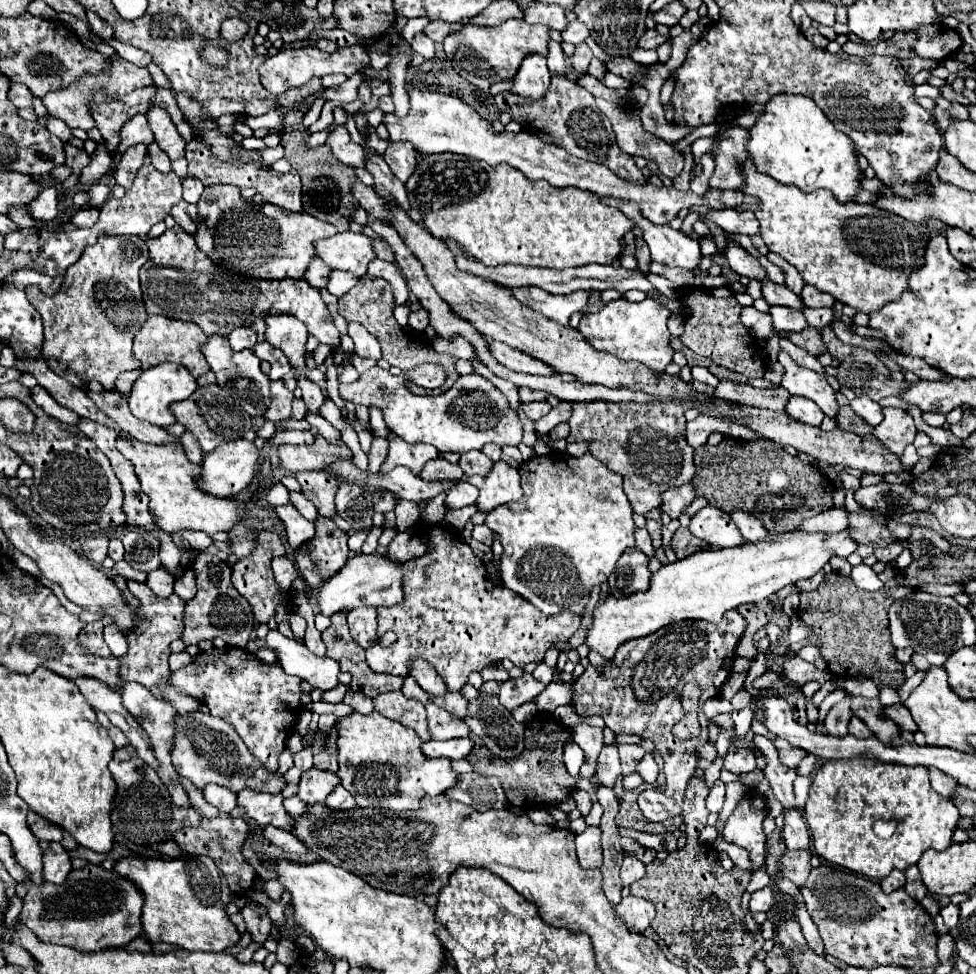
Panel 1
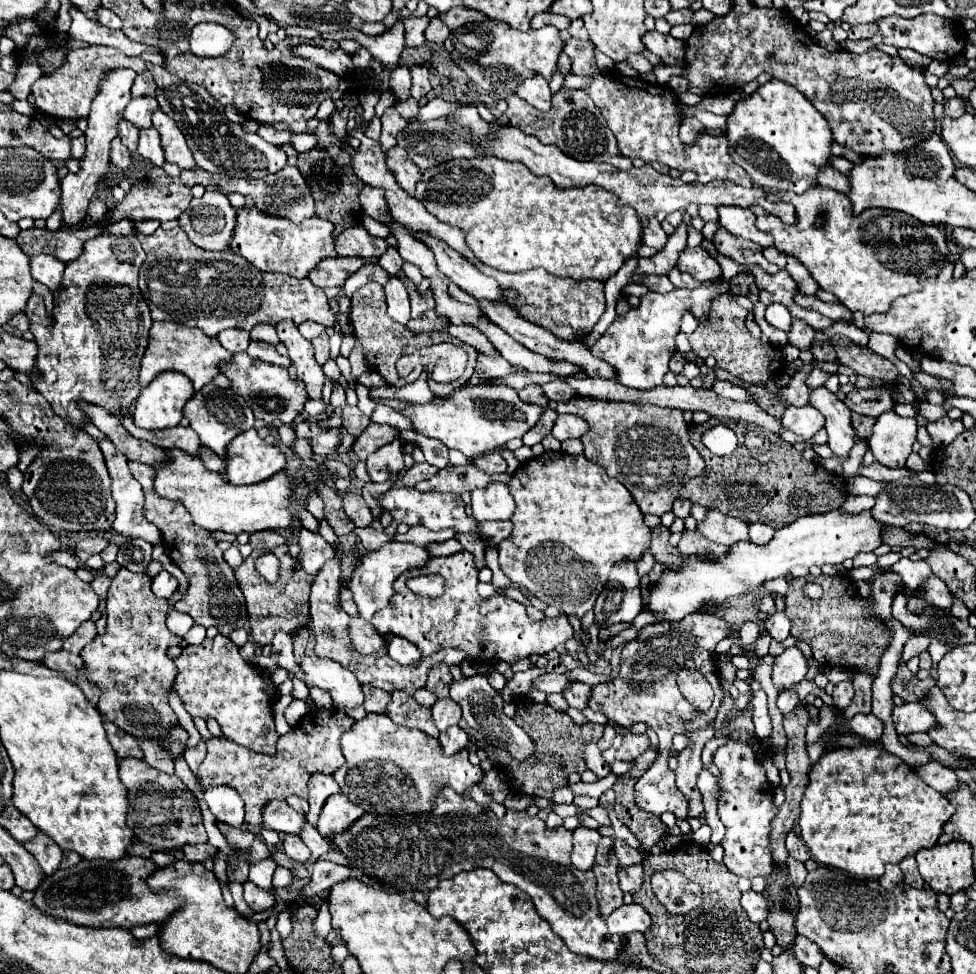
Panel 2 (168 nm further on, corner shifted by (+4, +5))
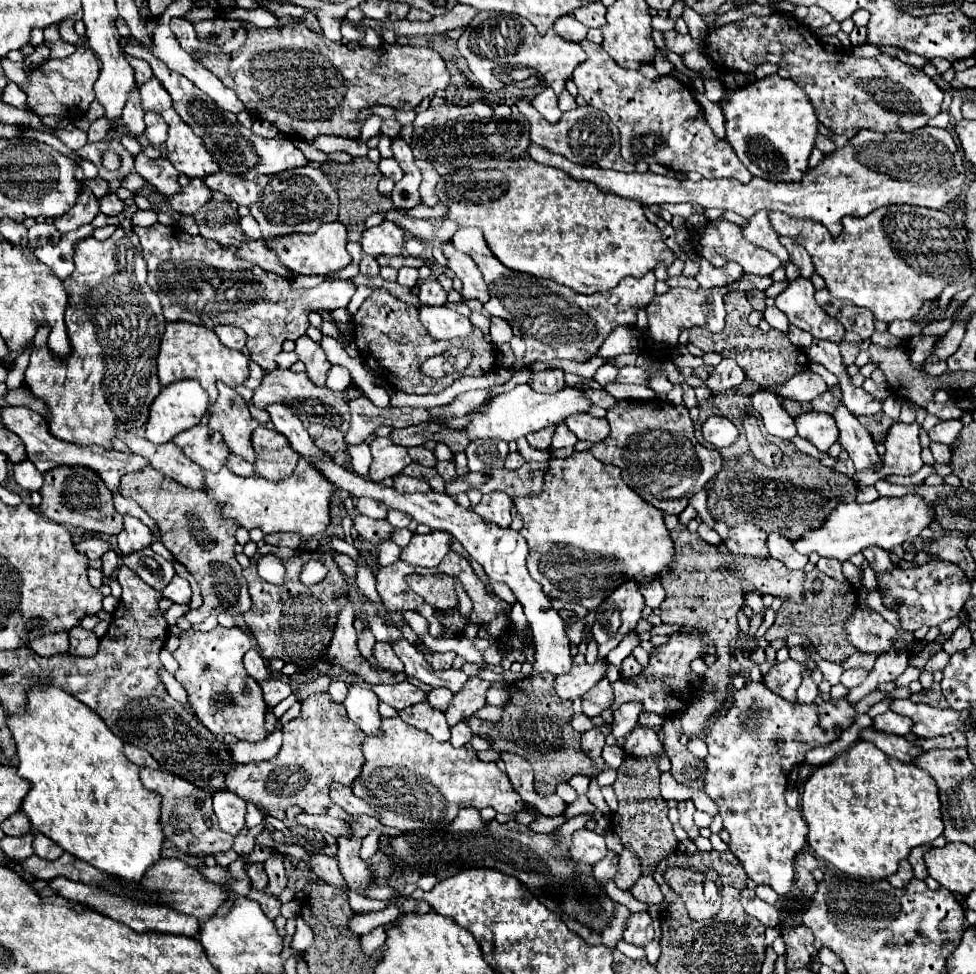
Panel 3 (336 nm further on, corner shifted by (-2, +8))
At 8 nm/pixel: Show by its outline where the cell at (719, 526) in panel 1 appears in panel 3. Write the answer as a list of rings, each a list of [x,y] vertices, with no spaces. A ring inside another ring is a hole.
[[[741,523],[729,529],[729,539],[725,539],[725,547],[733,553],[749,555],[749,557],[767,557],[767,547],[765,547],[767,533],[753,523]]]

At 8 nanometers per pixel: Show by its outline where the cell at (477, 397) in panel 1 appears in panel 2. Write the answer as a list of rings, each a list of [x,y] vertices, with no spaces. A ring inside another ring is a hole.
[[[487,382],[477,388],[457,390],[451,398],[433,404],[425,404],[425,406],[411,404],[411,402],[405,404],[407,410],[403,414],[413,420],[415,432],[421,432],[429,438],[437,438],[447,448],[455,448],[463,452],[467,458],[473,458],[479,452],[495,450],[497,446],[503,446],[513,438],[523,438],[523,434],[531,430],[537,424],[539,416],[543,414],[541,406],[523,402],[517,396],[517,390],[507,386],[491,386]]]

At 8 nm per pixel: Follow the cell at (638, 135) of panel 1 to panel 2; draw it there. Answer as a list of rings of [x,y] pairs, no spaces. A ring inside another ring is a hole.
[[[569,38],[569,42],[565,42],[563,50],[571,58],[571,74],[591,78],[589,86],[583,88],[583,92],[593,100],[593,104],[605,116],[611,132],[617,138],[617,144],[619,144],[619,150],[623,156],[627,156],[631,160],[641,158],[647,164],[661,162],[679,172],[691,170],[698,175],[697,180],[701,183],[713,182],[713,180],[731,180],[745,188],[753,186],[749,182],[749,174],[745,174],[745,170],[741,170],[729,158],[725,134],[719,138],[713,138],[713,136],[702,133],[695,138],[693,144],[683,144],[679,140],[683,106],[681,106],[677,94],[669,86],[649,84],[645,80],[623,76],[615,70],[601,72],[595,64],[595,54],[593,54],[595,44],[591,40]]]

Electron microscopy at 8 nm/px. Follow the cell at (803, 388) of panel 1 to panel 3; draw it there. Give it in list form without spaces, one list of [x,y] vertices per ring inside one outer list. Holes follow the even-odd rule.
[[[843,403],[835,409],[833,417],[839,427],[839,443],[849,453],[849,459],[855,463],[859,471],[869,469],[873,463],[881,461],[869,431],[859,423],[855,415],[851,415],[851,411],[847,411]]]

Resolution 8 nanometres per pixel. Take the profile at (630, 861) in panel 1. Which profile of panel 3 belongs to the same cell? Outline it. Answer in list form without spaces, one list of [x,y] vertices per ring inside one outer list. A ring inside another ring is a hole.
[[[641,875],[629,891],[633,893],[635,899],[643,903],[661,903],[661,889],[651,875]]]

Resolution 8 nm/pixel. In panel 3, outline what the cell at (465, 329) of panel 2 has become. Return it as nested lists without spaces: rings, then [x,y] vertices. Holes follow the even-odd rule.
[[[423,305],[421,311],[419,311],[419,319],[435,339],[467,337],[475,329],[473,323],[467,317],[463,317],[457,311],[447,309],[447,307],[427,307],[427,305]]]

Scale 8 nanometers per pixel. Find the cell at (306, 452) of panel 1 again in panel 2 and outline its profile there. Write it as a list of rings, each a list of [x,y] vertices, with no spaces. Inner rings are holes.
[[[371,422],[365,428],[365,432],[355,440],[353,450],[359,456],[359,460],[367,460],[367,456],[373,450],[377,450],[377,448],[393,442],[395,438],[399,438],[399,430],[397,428],[387,426],[387,424],[375,424],[375,422]]]

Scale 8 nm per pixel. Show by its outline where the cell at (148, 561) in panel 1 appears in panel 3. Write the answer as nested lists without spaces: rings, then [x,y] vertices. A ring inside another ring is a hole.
[[[143,547],[139,551],[133,551],[131,555],[121,555],[121,561],[157,591],[161,591],[175,573],[173,565],[159,557],[151,547]]]

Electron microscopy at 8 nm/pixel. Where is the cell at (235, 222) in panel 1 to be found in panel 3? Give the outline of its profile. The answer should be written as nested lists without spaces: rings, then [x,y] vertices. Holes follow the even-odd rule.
[[[341,221],[323,223],[313,235],[283,235],[283,239],[263,239],[271,251],[277,253],[279,261],[297,275],[325,275],[331,271],[337,271],[341,267],[347,267],[351,263],[351,255],[347,253],[347,229]]]

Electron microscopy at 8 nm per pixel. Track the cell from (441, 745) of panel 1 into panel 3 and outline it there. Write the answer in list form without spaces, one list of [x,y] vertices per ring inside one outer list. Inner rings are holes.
[[[457,723],[455,727],[451,727],[451,739],[449,739],[449,743],[453,745],[453,747],[463,747],[465,743],[469,743],[471,741],[471,729],[467,727],[467,723]]]

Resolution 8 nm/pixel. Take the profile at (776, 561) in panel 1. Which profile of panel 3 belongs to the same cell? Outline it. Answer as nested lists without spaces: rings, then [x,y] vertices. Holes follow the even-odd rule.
[[[905,495],[905,497],[879,497],[871,503],[839,503],[829,517],[823,521],[819,529],[805,531],[799,539],[791,541],[795,551],[803,555],[819,553],[821,557],[833,557],[837,561],[847,561],[851,555],[861,553],[867,547],[881,547],[893,549],[895,545],[903,545],[905,541],[915,539],[931,521],[935,513],[919,495]]]

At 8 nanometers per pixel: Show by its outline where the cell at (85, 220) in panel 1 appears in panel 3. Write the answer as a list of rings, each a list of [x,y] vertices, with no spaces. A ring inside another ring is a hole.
[[[109,193],[109,195],[101,197],[101,201],[99,201],[99,209],[105,215],[117,215],[123,211],[123,207],[125,207],[125,203],[115,193]]]

